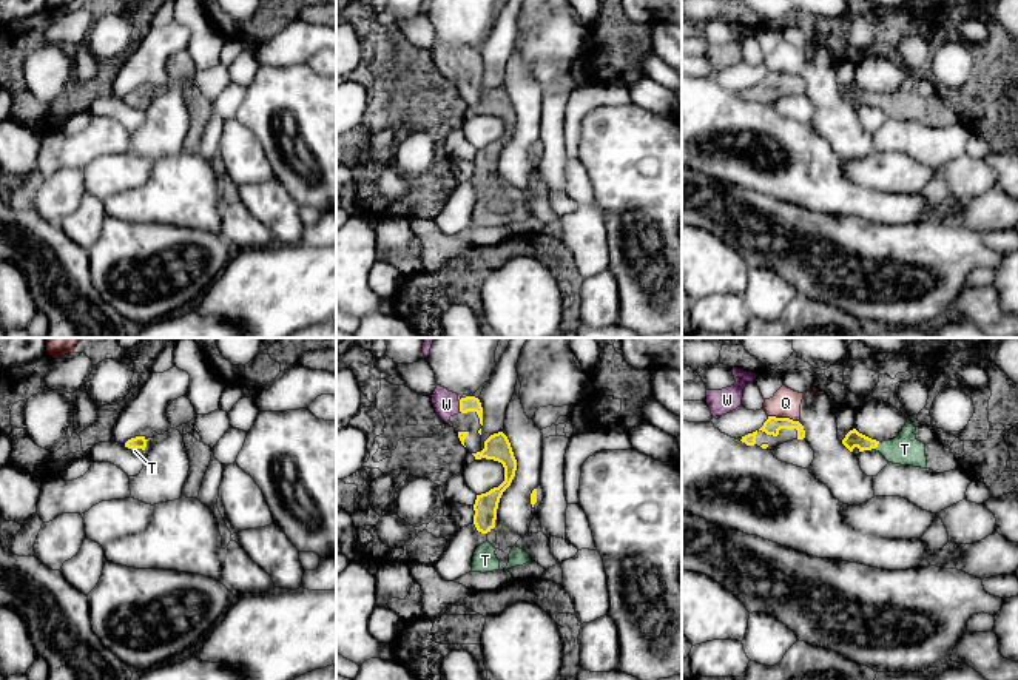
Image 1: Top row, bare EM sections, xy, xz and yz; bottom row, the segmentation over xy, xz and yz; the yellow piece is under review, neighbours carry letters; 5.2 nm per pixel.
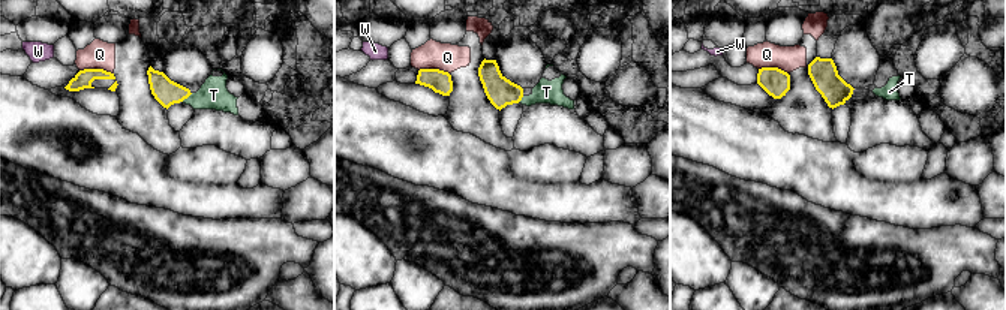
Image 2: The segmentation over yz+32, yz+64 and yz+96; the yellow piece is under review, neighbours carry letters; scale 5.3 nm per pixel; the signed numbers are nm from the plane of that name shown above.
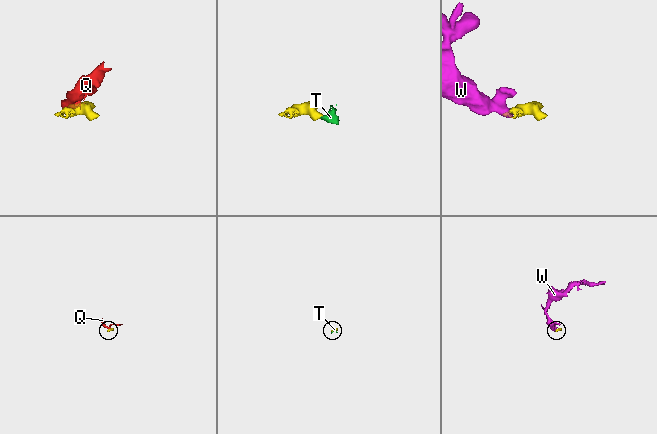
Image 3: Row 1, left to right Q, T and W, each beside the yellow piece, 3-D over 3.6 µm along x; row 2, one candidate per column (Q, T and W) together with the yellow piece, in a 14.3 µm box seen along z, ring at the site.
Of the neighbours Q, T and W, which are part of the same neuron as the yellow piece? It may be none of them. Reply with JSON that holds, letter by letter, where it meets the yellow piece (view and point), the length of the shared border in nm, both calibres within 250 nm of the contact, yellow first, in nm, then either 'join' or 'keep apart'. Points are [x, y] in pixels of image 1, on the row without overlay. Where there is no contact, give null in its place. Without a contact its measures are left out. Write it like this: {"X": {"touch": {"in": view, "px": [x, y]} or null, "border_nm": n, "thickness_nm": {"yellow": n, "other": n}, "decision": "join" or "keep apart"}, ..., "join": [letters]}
{"Q": {"touch": {"in": "yz", "px": [784, 73]}, "border_nm": 160, "thickness_nm": {"yellow": 90, "other": 150}, "decision": "keep apart"}, "T": {"touch": {"in": "yz", "px": [875, 102]}, "border_nm": 70, "thickness_nm": {"yellow": 90, "other": 160}, "decision": "join"}, "W": {"touch": {"in": "xz", "px": [460, 62]}, "border_nm": 70, "thickness_nm": {"yellow": 80, "other": 140}, "decision": "join"}, "join": ["T", "W"]}

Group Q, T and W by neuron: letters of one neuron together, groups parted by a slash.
Q / T W

